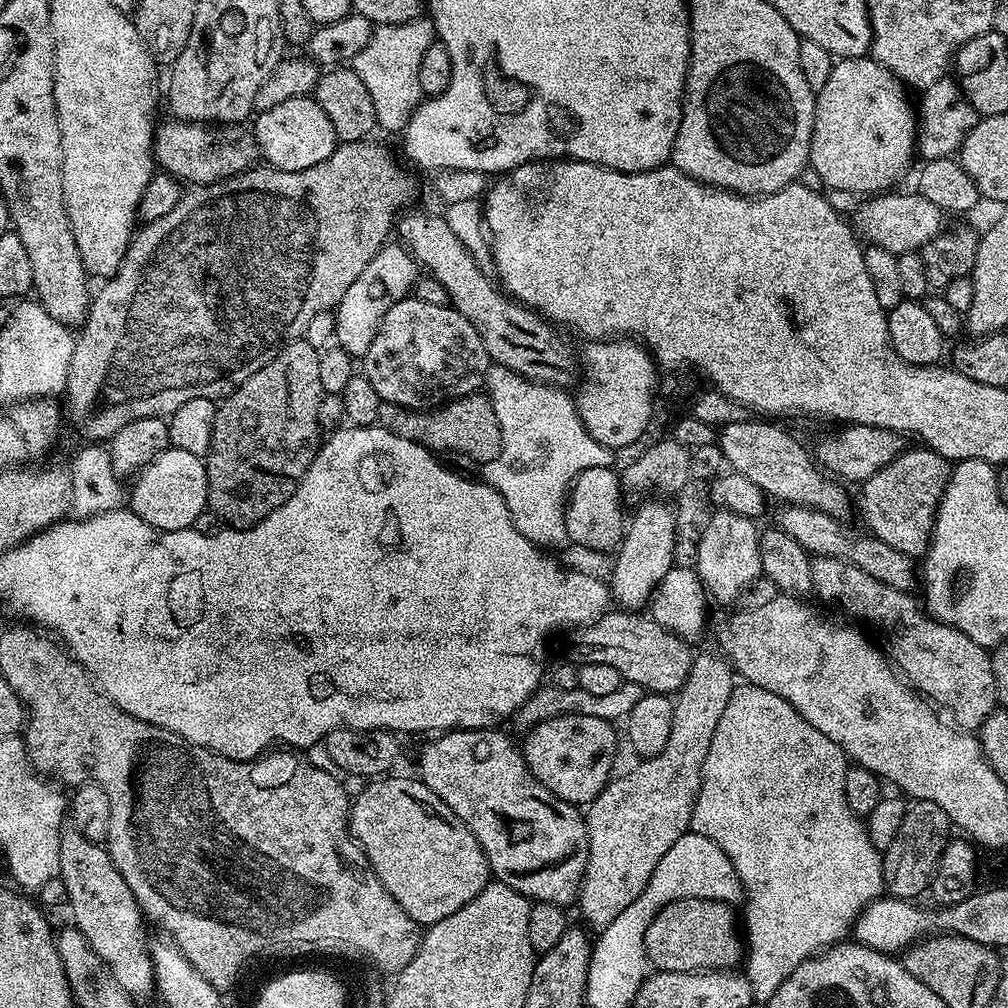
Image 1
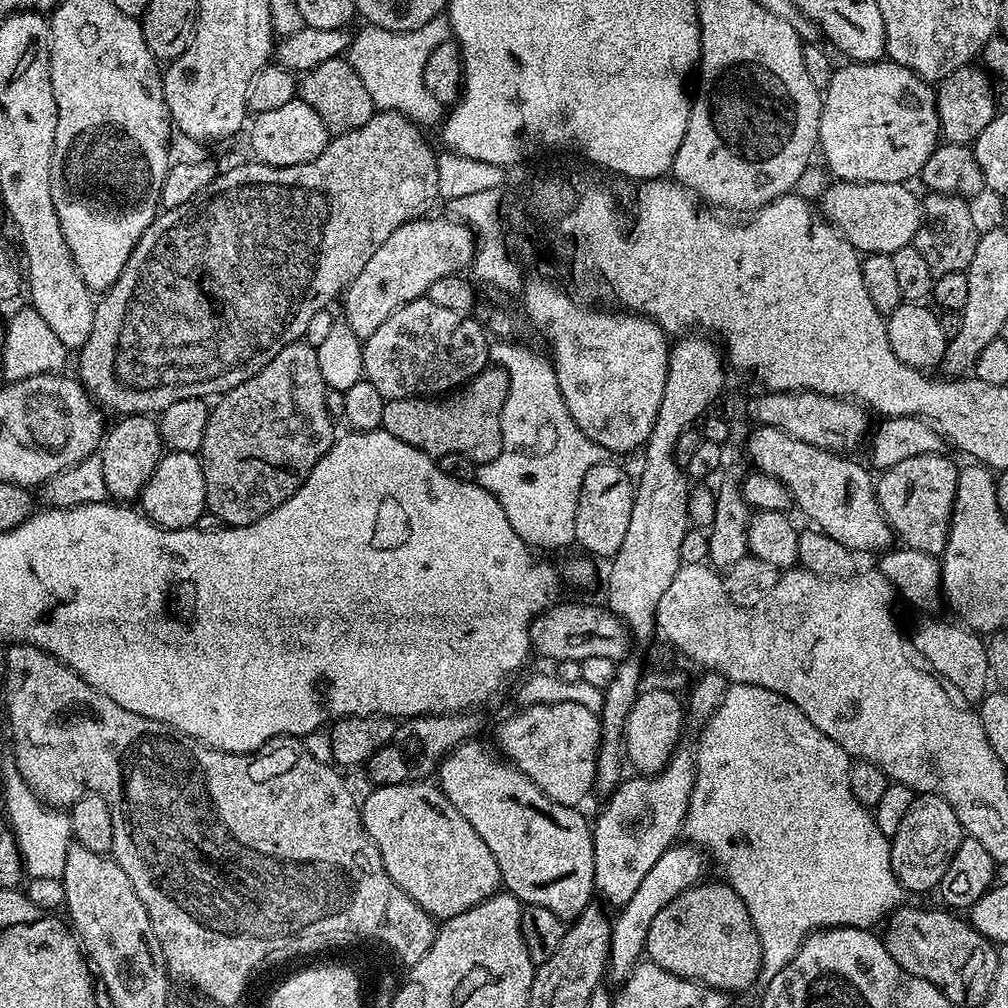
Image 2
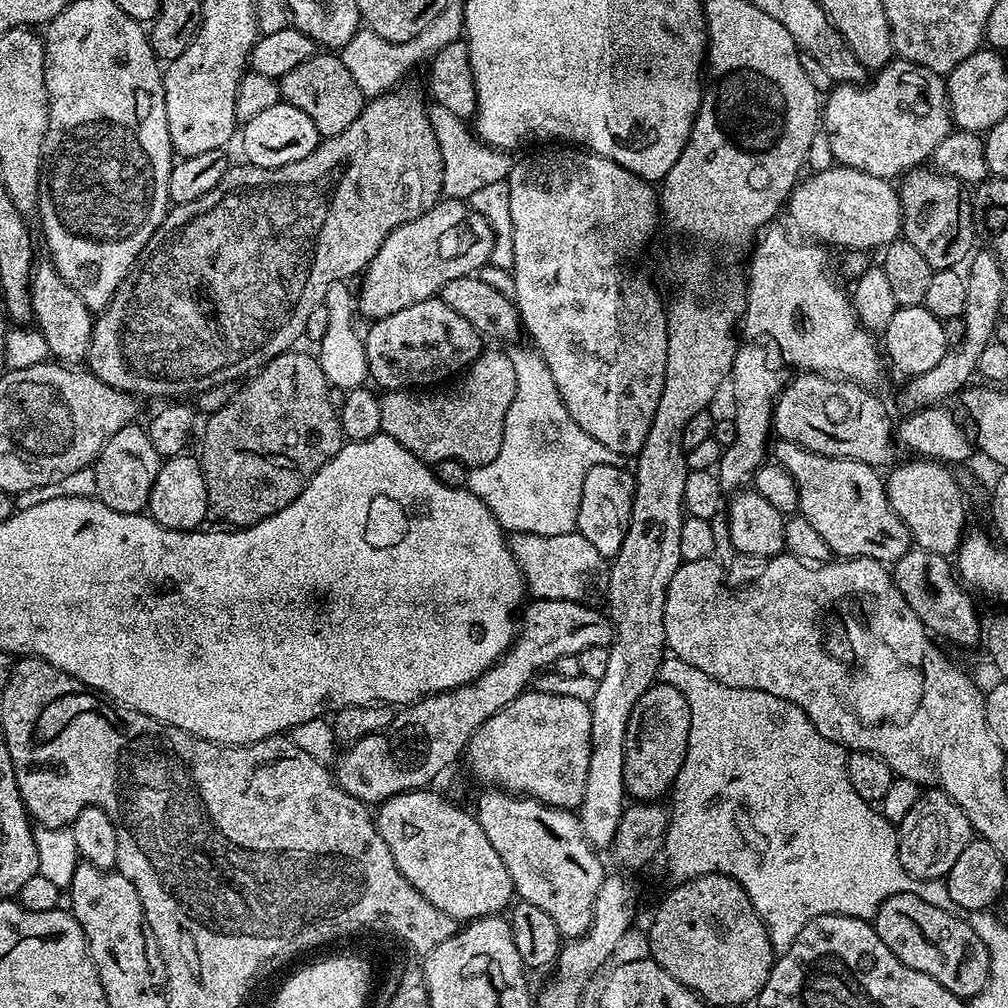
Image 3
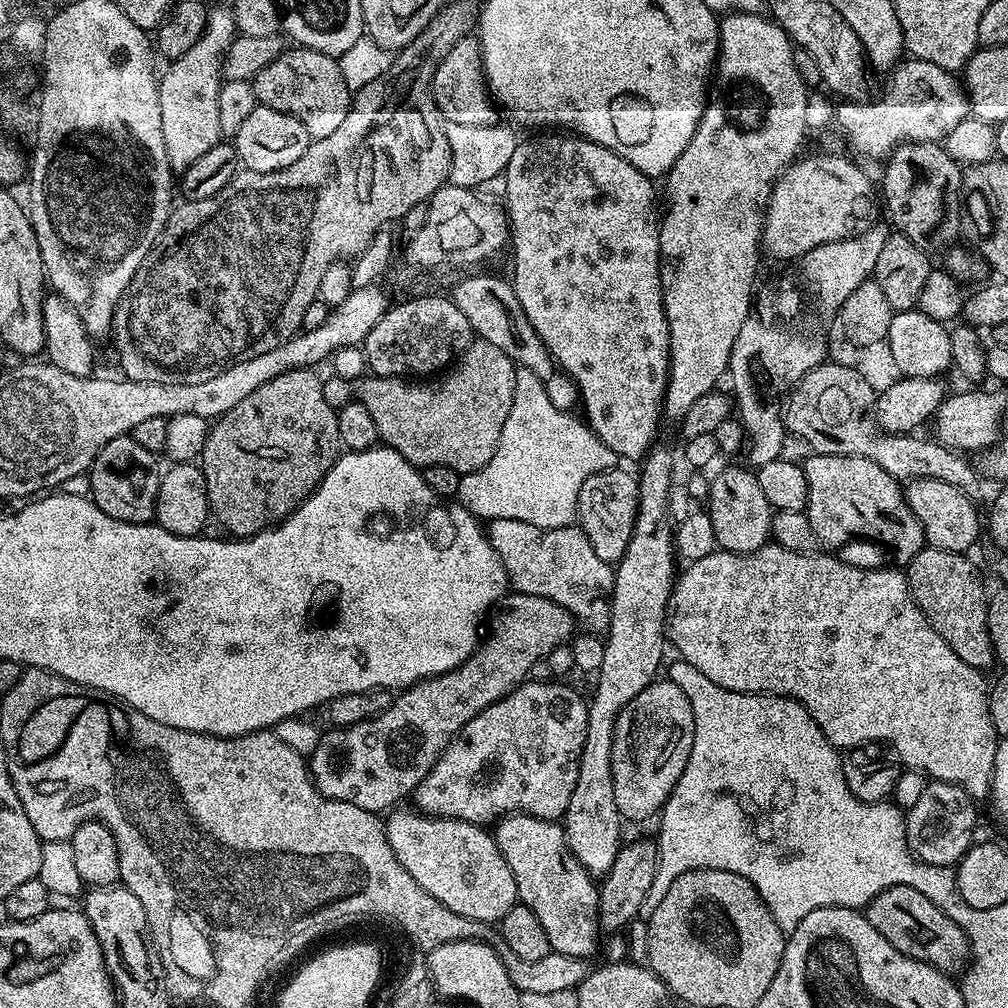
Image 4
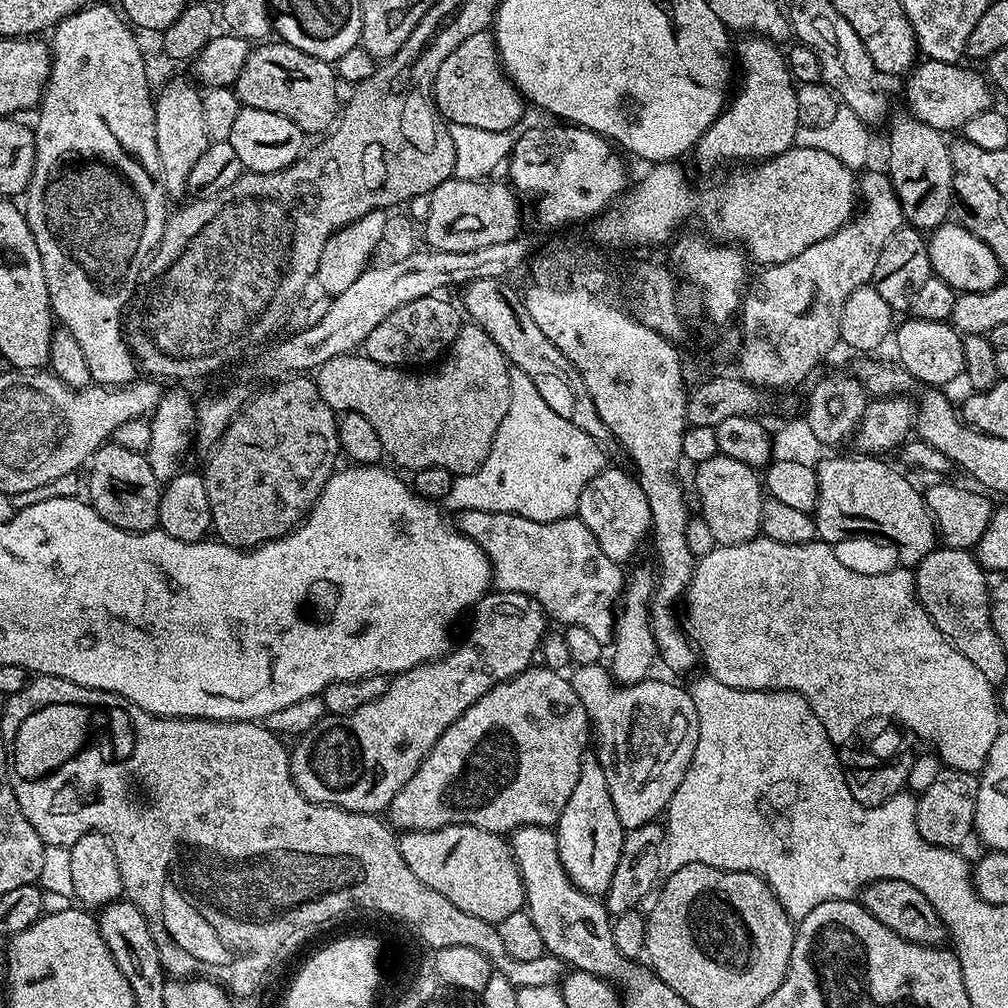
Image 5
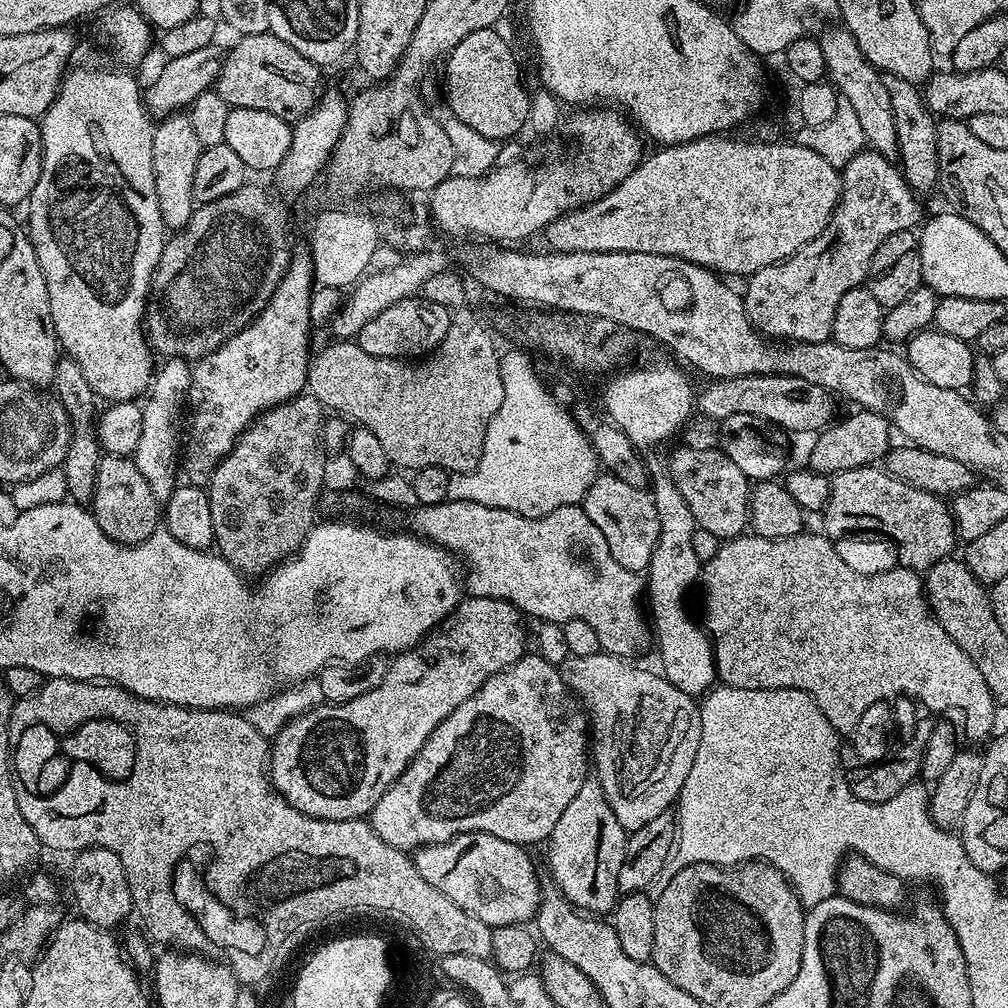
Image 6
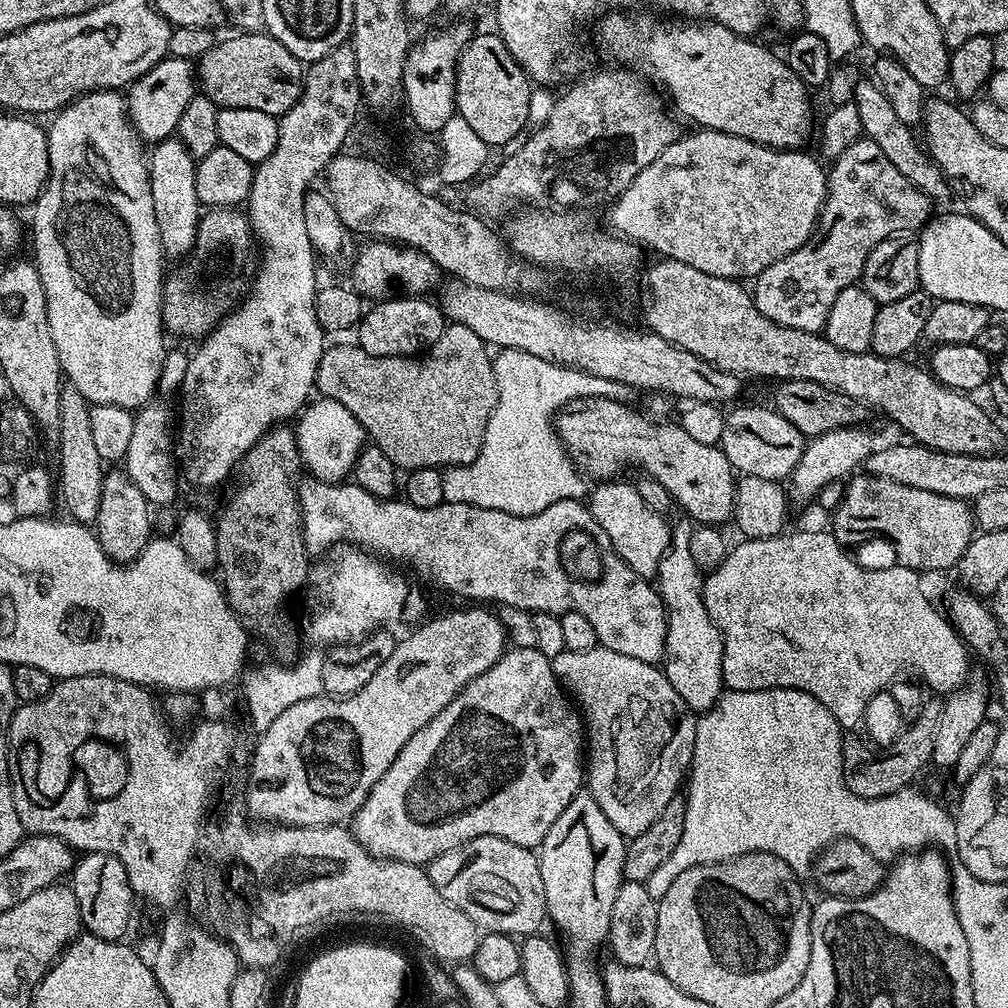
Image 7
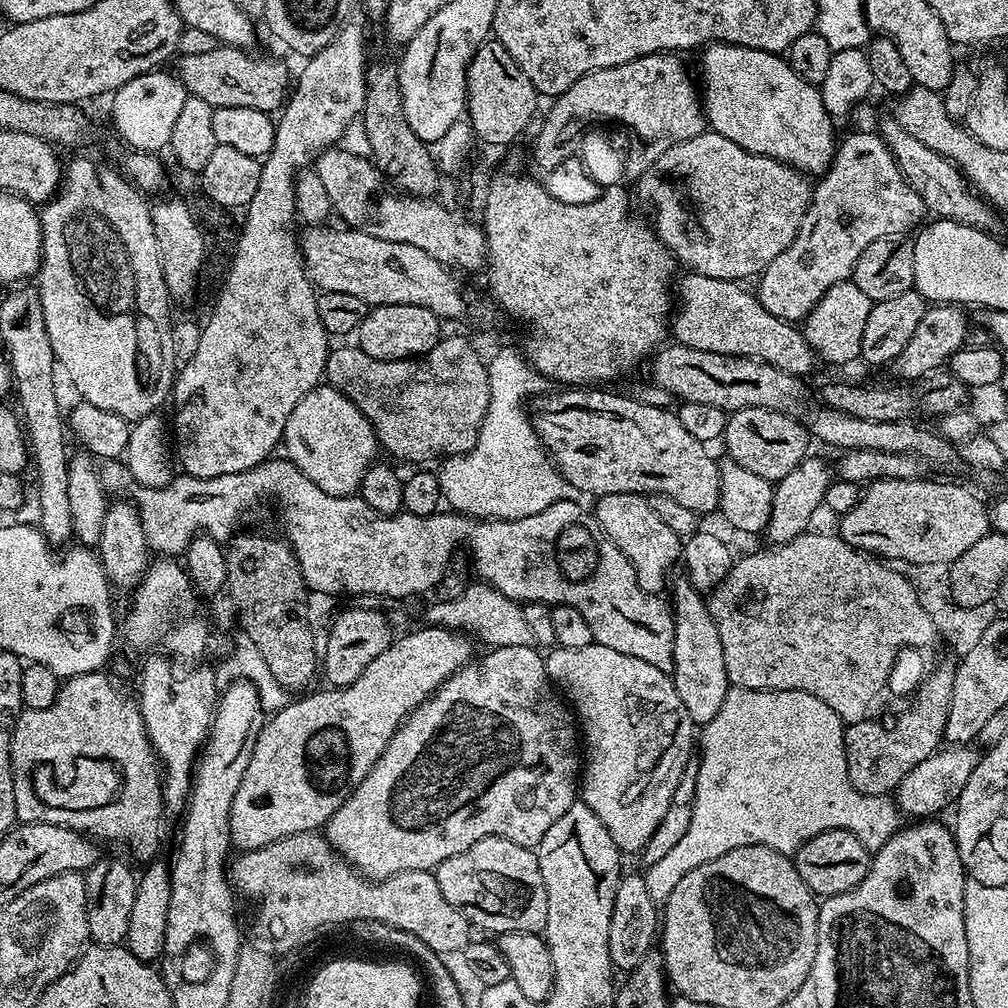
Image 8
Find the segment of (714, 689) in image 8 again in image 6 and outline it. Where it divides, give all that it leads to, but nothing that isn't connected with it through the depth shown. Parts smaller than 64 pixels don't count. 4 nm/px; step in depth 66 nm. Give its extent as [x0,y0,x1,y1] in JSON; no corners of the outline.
[646,470,718,698]

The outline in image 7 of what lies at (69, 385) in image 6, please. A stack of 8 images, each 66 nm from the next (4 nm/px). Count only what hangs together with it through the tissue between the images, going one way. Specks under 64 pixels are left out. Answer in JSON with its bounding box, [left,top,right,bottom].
[58,388,106,525]

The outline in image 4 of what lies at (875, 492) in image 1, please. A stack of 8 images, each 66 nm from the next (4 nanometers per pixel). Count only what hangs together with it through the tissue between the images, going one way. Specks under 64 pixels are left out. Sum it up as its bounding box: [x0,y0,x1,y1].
[904,477,982,553]

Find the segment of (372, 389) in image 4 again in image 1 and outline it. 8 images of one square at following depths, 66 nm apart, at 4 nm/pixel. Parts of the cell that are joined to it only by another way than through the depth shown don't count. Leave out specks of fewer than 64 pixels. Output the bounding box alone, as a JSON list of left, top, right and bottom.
[378,394,502,466]

